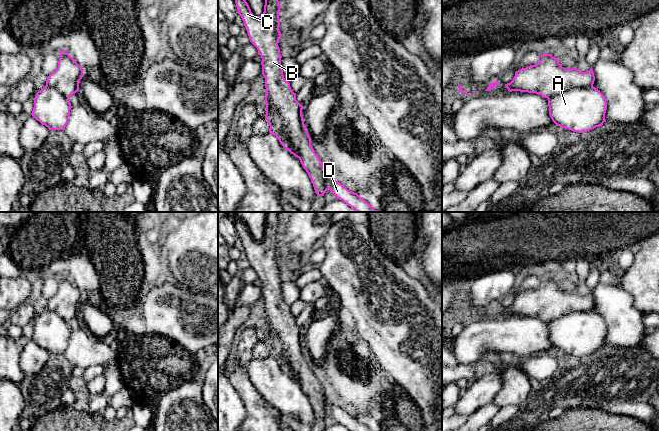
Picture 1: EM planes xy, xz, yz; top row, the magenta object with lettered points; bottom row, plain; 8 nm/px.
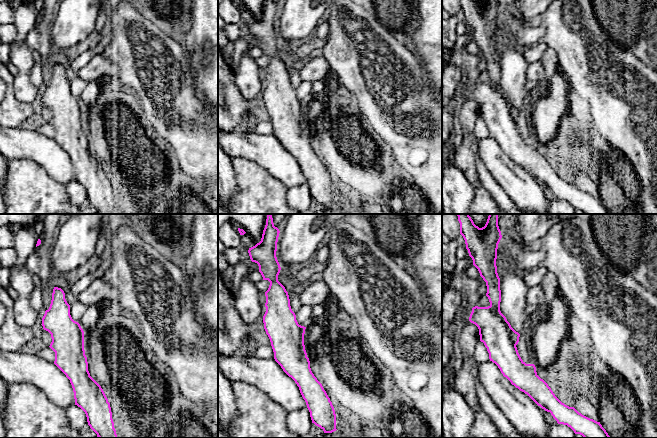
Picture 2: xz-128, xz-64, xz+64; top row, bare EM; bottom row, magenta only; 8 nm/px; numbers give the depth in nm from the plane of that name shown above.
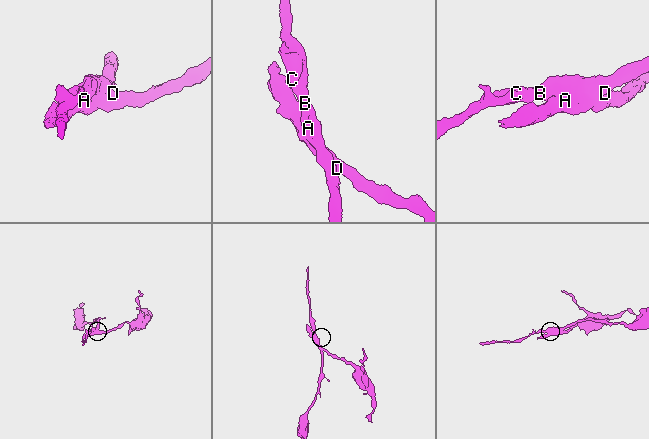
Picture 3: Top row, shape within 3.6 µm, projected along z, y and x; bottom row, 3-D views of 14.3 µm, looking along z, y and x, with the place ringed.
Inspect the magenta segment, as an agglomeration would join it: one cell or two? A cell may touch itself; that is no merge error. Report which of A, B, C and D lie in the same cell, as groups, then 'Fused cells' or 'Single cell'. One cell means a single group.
Groups: A D / B C. Fused cells

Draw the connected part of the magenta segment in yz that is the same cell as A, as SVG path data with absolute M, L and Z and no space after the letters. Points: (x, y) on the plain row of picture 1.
M593 310L573 312L547 323L549 339L556 350L583 357L606 346L606 323Z

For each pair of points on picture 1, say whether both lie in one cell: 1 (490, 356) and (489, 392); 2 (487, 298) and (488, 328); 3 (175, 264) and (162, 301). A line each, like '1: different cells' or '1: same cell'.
1: different cells
2: different cells
3: different cells

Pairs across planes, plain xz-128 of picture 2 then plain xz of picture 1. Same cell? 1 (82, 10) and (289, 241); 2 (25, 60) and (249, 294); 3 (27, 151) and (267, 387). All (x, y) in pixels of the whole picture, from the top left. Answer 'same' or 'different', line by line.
1: same
2: same
3: same

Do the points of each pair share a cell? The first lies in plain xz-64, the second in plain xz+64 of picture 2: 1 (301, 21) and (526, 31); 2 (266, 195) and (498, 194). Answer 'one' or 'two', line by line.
1: two
2: two

